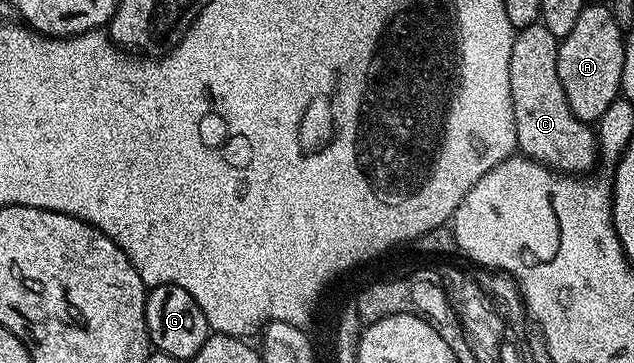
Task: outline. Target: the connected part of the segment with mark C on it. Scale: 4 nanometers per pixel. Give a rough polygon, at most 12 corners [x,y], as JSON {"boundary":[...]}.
{"boundary":[[518,29],[509,57],[515,143],[528,160],[587,174],[597,132],[569,110],[559,40]]}

